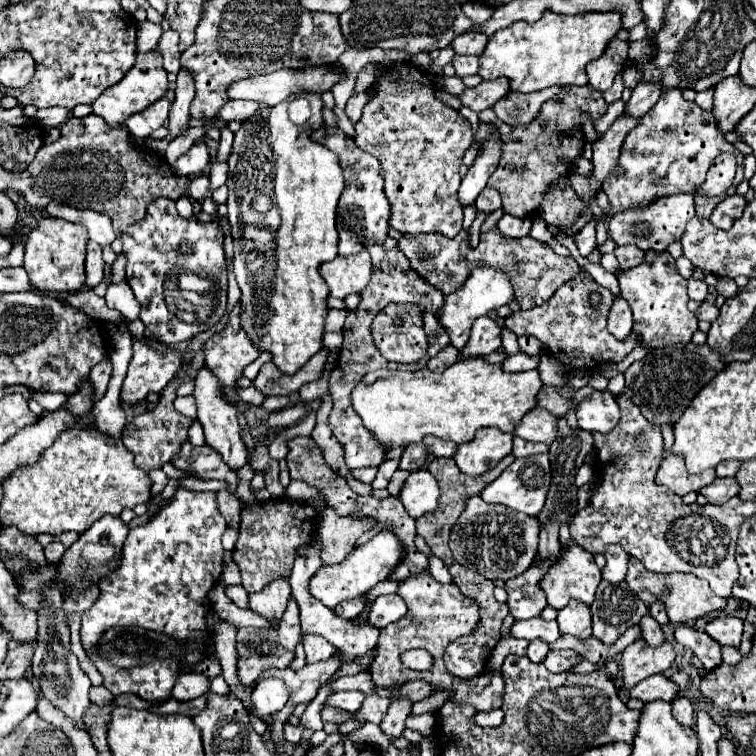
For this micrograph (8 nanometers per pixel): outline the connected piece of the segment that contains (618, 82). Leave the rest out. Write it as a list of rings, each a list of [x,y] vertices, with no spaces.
[[[616,75],[616,79],[614,79],[614,85],[610,87],[610,91],[606,91],[606,93],[604,93],[604,99],[606,99],[606,103],[610,105],[610,103],[618,101],[618,99],[620,99],[620,95],[622,95],[622,91],[624,91],[622,77],[620,77],[620,75]]]

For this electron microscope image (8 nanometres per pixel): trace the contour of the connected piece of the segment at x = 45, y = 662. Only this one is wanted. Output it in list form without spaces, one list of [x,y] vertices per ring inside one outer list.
[[[44,567],[42,571],[32,571],[32,573],[24,575],[18,583],[20,589],[26,589],[26,591],[36,589],[46,599],[50,599],[48,605],[44,605],[42,609],[36,611],[38,613],[38,647],[36,647],[34,661],[32,661],[32,673],[36,675],[36,679],[40,679],[40,691],[44,691],[46,699],[54,707],[60,707],[60,711],[64,711],[64,715],[68,715],[68,719],[72,719],[72,723],[76,723],[76,727],[80,727],[82,731],[86,731],[90,735],[88,725],[84,723],[84,715],[86,715],[86,709],[92,705],[92,701],[88,699],[88,691],[90,691],[92,683],[86,677],[86,673],[80,669],[78,657],[70,651],[70,629],[64,619],[62,595],[54,581],[54,573],[56,573],[56,567]]]

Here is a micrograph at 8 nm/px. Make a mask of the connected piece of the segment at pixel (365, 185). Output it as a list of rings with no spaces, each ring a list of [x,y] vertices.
[[[322,127],[316,133],[312,133],[314,141],[320,141],[330,151],[334,151],[340,157],[340,165],[344,169],[346,189],[338,203],[338,221],[340,221],[340,243],[338,253],[350,255],[366,249],[368,245],[382,245],[382,241],[388,235],[388,217],[390,217],[390,203],[382,189],[382,167],[380,161],[366,151],[362,151],[354,139],[346,137],[344,131],[336,127]]]

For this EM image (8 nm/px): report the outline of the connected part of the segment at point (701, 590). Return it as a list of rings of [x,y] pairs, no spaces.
[[[634,557],[628,559],[626,583],[646,605],[650,605],[650,603],[654,603],[658,599],[664,601],[666,603],[666,611],[668,611],[668,618],[672,623],[696,621],[696,619],[704,617],[704,615],[708,615],[712,611],[722,611],[728,605],[728,601],[724,597],[712,593],[712,589],[708,587],[708,583],[704,579],[698,579],[692,573],[668,573],[668,575],[652,573]]]

